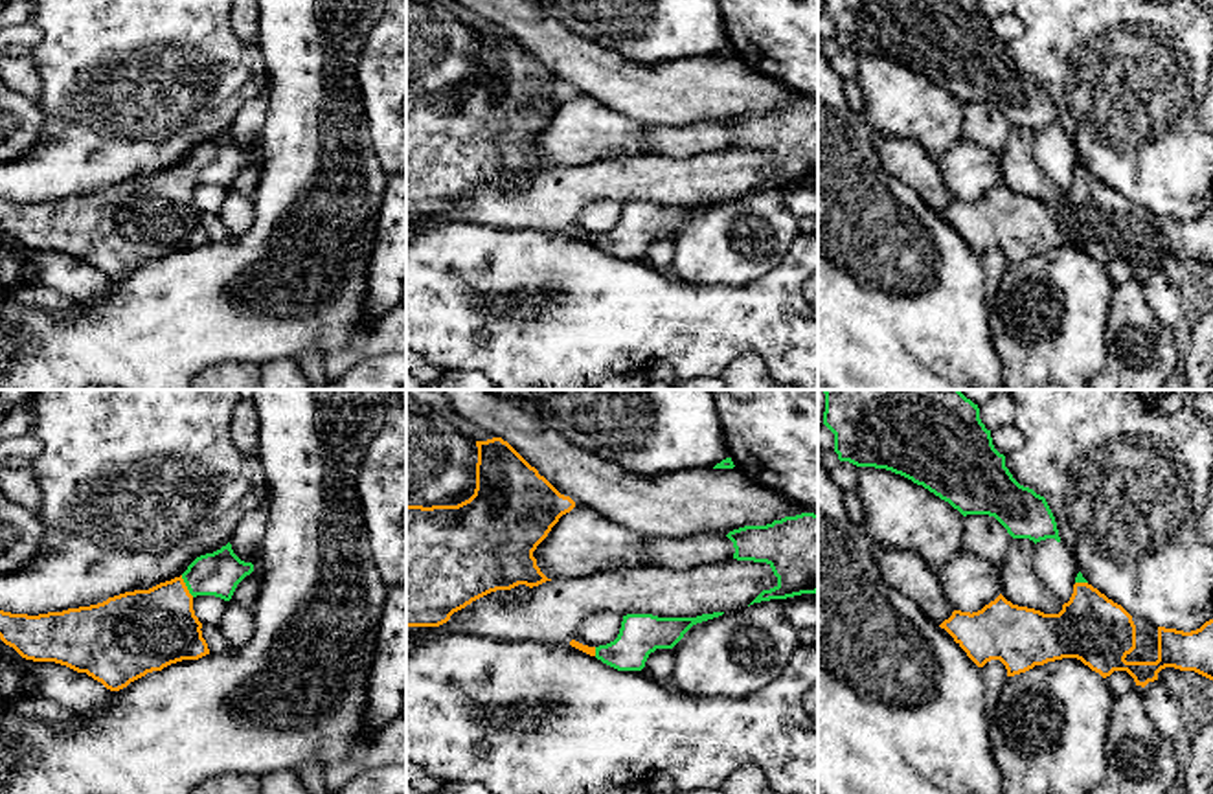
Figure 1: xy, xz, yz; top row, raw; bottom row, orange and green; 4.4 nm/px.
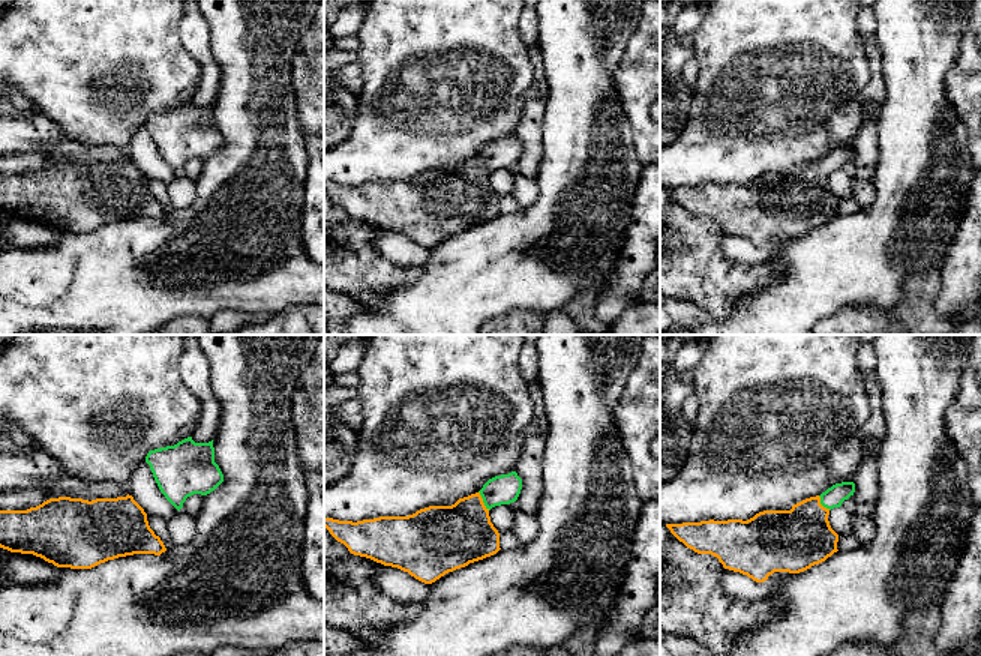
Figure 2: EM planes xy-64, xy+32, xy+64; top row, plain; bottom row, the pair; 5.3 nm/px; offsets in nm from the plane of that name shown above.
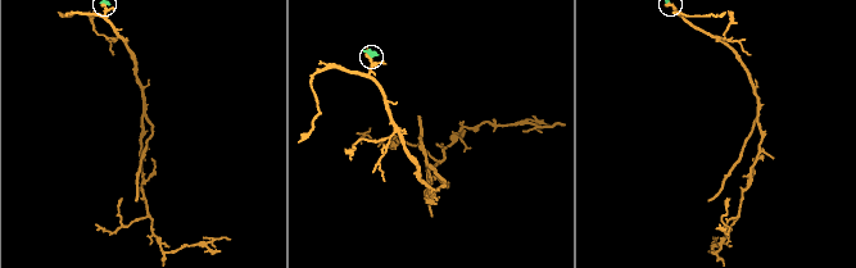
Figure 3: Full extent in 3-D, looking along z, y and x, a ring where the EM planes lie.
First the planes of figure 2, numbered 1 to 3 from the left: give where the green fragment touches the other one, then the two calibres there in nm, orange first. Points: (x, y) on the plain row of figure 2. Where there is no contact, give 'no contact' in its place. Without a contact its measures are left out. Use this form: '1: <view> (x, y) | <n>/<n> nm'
1: no contact
2: xy+32 (482, 164) | 340/160 nm
3: xy+64 (821, 168) | 340/110 nm

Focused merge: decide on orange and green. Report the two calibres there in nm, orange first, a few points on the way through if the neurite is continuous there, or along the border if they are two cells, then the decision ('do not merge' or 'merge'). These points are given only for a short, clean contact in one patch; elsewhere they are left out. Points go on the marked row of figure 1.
calibres 360 and 190 nm; way xy (149, 629), (186, 587), (208, 574), (217, 574); merge

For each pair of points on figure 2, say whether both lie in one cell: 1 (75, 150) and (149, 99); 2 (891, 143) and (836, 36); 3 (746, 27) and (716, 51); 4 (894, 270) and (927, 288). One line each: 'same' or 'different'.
1: different
2: different
3: same
4: different

